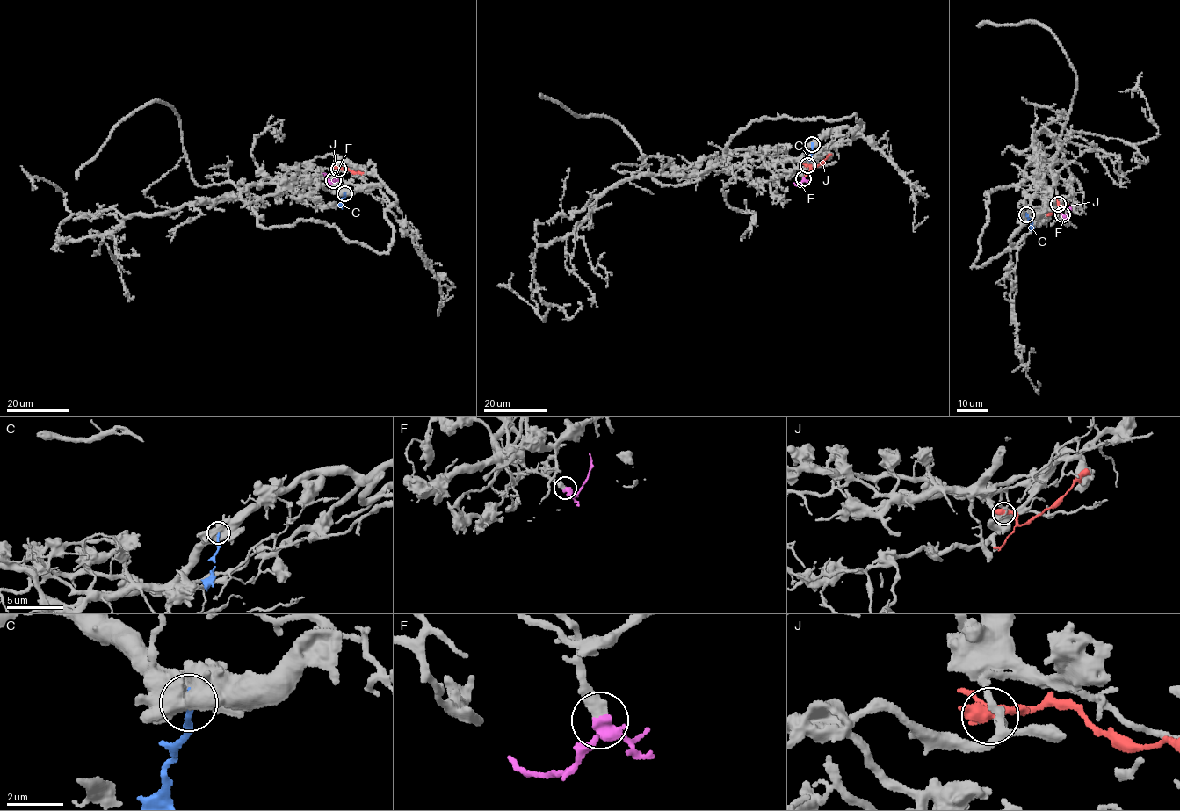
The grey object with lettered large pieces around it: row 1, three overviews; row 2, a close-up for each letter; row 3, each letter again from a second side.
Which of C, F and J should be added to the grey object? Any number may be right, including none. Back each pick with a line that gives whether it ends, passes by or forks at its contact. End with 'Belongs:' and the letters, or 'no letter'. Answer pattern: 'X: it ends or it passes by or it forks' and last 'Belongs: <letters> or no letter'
F: it passes by
Belongs: F

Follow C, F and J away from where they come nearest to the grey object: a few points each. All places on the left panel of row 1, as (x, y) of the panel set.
C: (343, 194), (341, 207)
F: (334, 180), (330, 182), (323, 173)
J: (338, 169), (345, 168), (363, 173)

